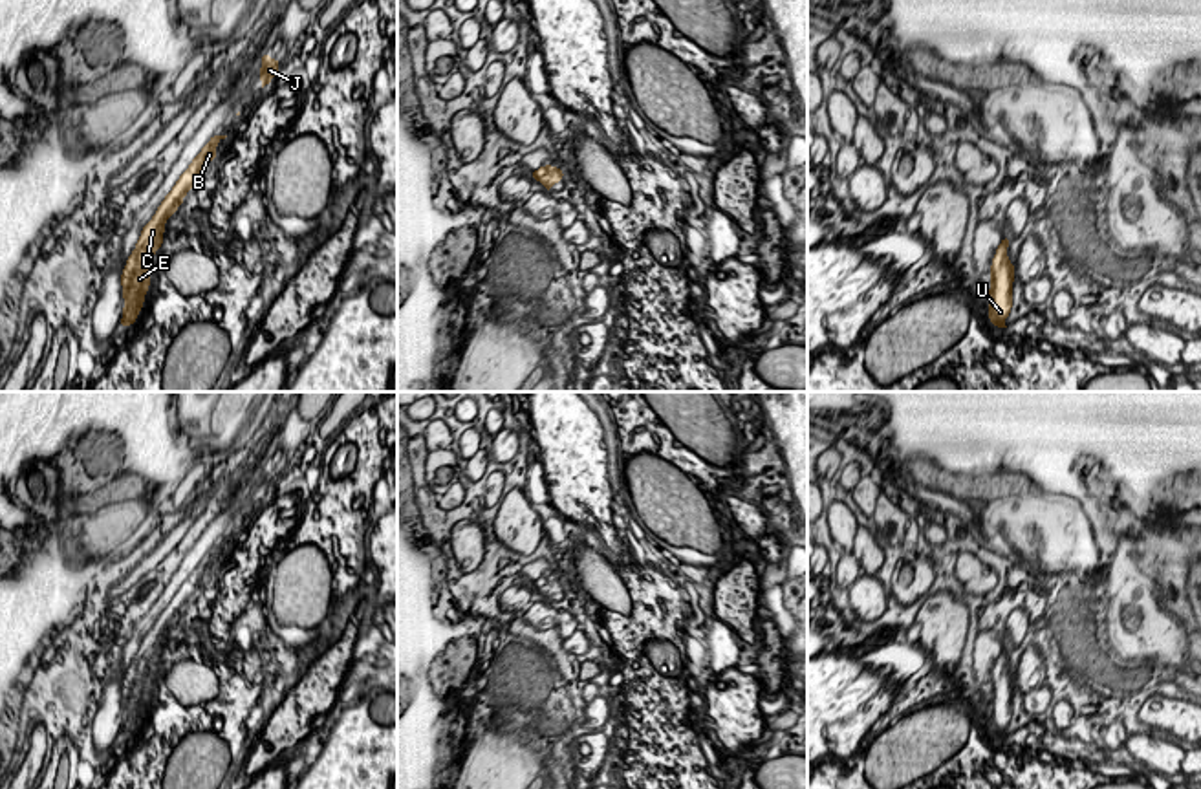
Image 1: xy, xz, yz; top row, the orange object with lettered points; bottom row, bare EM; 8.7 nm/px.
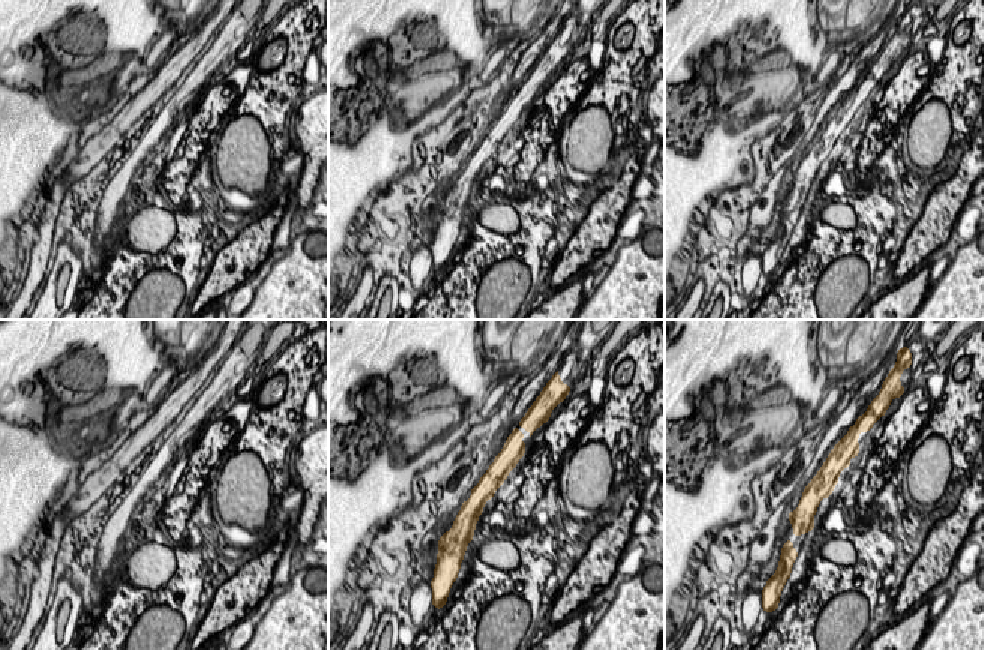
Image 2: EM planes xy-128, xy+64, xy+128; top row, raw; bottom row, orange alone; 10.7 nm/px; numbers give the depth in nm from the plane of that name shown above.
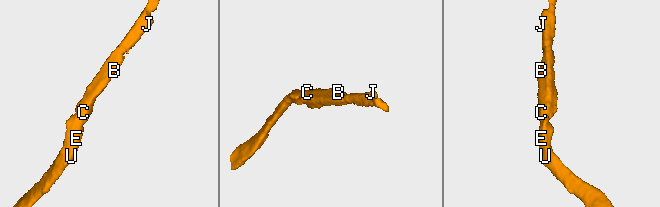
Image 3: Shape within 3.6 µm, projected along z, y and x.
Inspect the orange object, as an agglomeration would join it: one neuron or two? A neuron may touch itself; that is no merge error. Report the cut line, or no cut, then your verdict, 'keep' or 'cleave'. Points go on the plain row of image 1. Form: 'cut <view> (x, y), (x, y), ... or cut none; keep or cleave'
cut none; keep

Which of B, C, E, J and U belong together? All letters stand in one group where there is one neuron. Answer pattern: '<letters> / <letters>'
B C E J U

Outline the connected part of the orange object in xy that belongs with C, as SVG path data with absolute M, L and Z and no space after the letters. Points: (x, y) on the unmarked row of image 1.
M212 546L201 562L192 569L189 578L179 586L172 600L165 606L152 630L143 637L135 659L126 670L121 685L123 696L123 729L121 738L132 736L143 718L145 705L150 696L150 670L163 654L163 643L167 630L183 613L187 602L200 593L209 573L218 566L214 560L220 549L227 546Z

